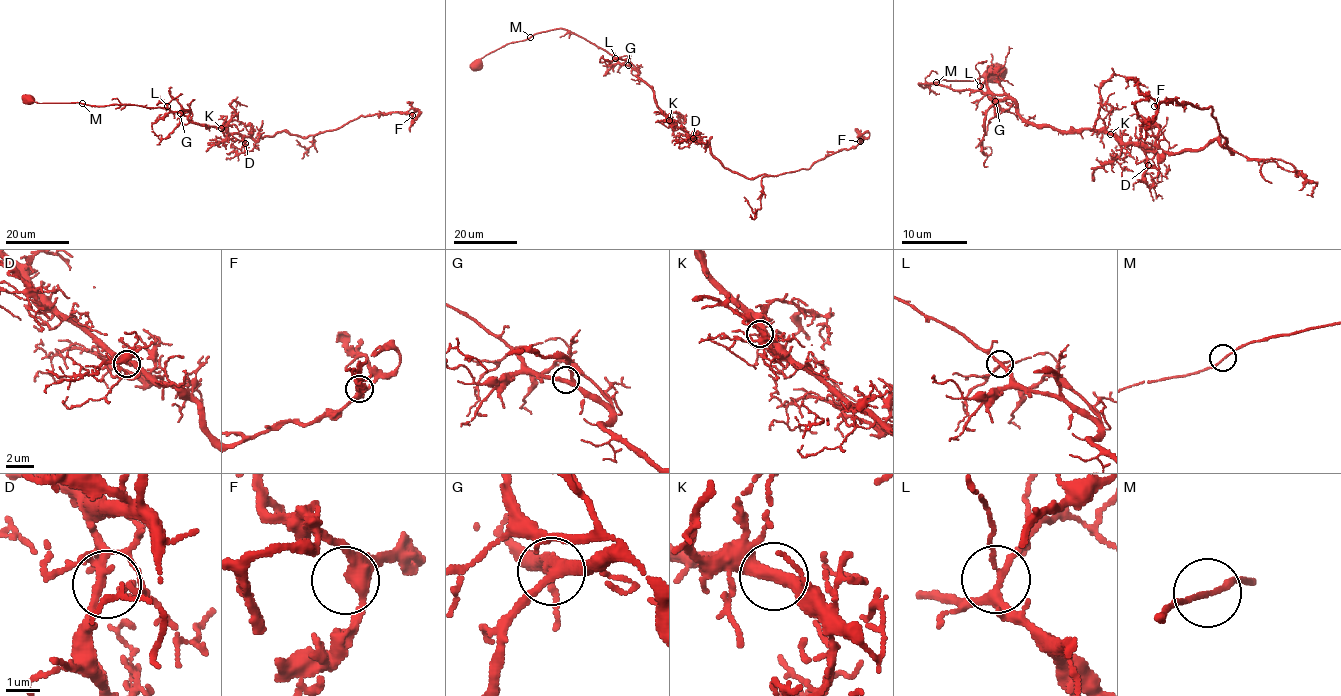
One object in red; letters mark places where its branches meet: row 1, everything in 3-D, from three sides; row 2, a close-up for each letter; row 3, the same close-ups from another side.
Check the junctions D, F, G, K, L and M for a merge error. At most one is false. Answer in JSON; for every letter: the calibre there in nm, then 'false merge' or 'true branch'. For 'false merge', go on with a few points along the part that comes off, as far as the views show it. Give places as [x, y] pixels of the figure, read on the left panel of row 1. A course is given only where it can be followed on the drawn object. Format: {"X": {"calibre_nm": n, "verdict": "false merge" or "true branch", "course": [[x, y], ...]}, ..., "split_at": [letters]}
{"D": {"calibre_nm": 220, "verdict": "true branch"}, "F": {"calibre_nm": 360, "verdict": "true branch"}, "G": {"calibre_nm": 300, "verdict": "true branch"}, "K": {"calibre_nm": 420, "verdict": "true branch"}, "L": {"calibre_nm": 200, "verdict": "true branch"}, "M": {"calibre_nm": 130, "verdict": "true branch"}, "split_at": []}

